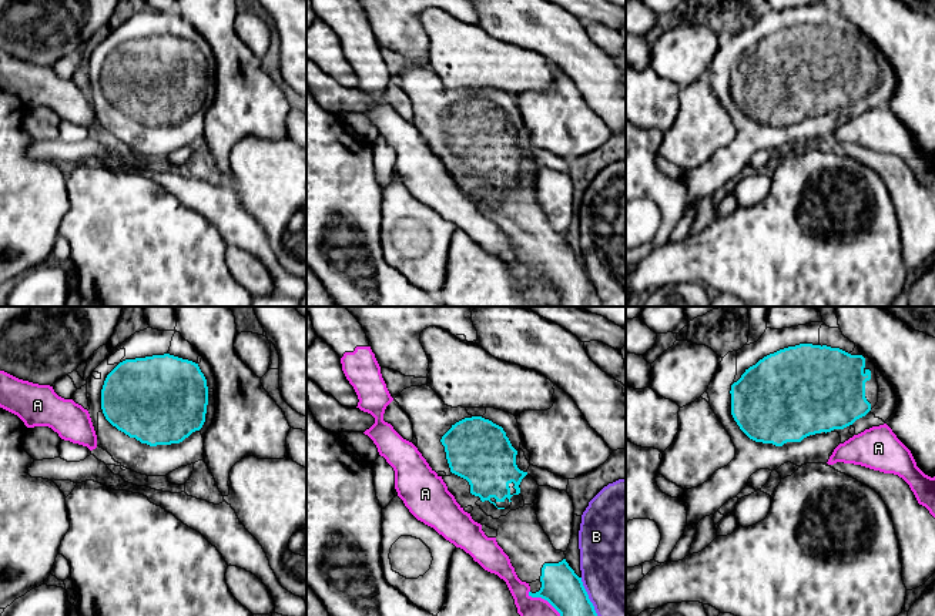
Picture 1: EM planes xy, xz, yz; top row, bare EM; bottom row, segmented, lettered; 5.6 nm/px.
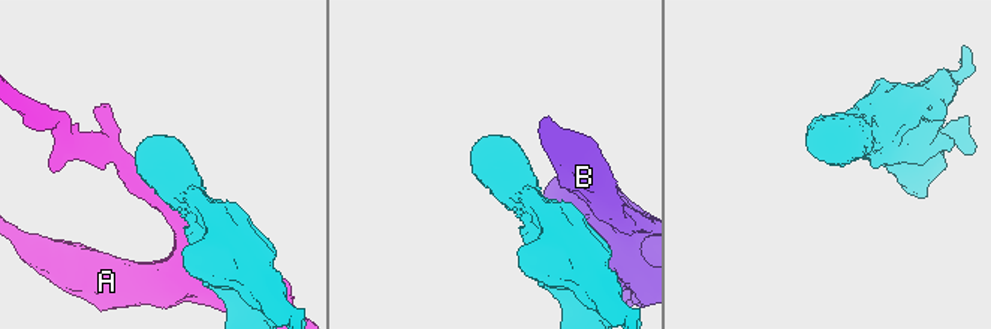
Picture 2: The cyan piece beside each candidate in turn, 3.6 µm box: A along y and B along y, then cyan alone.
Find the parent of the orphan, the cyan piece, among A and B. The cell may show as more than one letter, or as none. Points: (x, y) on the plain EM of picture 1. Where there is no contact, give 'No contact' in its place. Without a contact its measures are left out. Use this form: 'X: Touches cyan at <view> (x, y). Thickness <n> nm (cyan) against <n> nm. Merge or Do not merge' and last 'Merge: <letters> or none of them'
A: Touches cyan at xz (549, 283). Thickness 240 nm (cyan) against 200 nm. Do not merge
B: Touches cyan at xz (590, 283). Thickness 240 nm (cyan) against 480 nm. Do not merge
Merge: none of them

